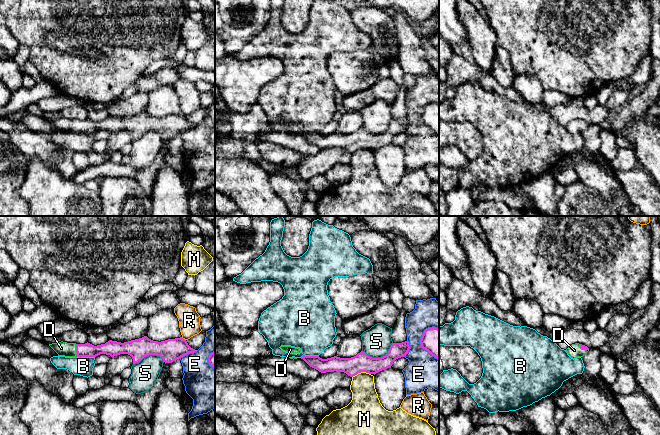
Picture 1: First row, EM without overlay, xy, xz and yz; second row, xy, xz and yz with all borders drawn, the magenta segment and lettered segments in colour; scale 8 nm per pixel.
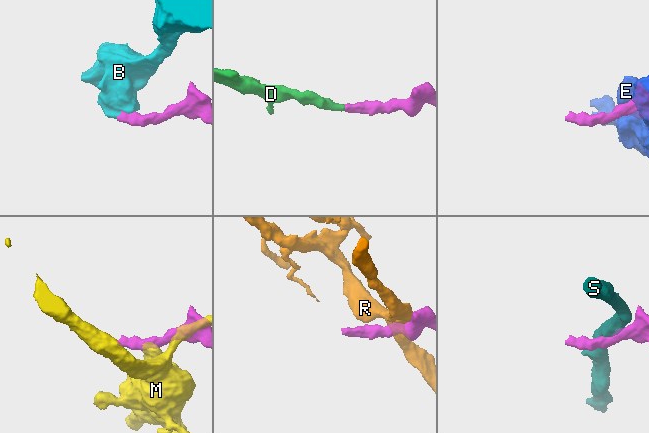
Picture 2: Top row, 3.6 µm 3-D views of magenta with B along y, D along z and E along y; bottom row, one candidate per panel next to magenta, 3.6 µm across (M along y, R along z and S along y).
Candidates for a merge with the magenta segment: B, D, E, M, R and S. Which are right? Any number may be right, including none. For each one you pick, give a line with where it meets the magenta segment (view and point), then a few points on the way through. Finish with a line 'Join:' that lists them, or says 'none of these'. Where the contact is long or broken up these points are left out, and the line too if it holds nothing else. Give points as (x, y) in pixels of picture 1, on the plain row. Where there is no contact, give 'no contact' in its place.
D: xy (76, 126) | across xy (83, 126), (76, 126), (61, 124)
Join: D

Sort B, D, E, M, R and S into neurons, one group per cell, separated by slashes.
B / D / E / M / R / S

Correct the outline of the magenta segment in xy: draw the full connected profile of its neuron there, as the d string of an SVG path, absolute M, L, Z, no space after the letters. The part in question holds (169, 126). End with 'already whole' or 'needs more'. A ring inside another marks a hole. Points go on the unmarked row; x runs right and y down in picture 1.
M144 112L124 119L109 116L105 120L97 122L88 118L76 120L61 117L49 120L49 122L58 132L65 133L96 133L100 130L114 133L120 130L128 130L132 133L133 140L140 138L144 133L149 131L160 132L163 138L172 139L189 129L197 127L191 124L182 113L158 118Z; needs more

